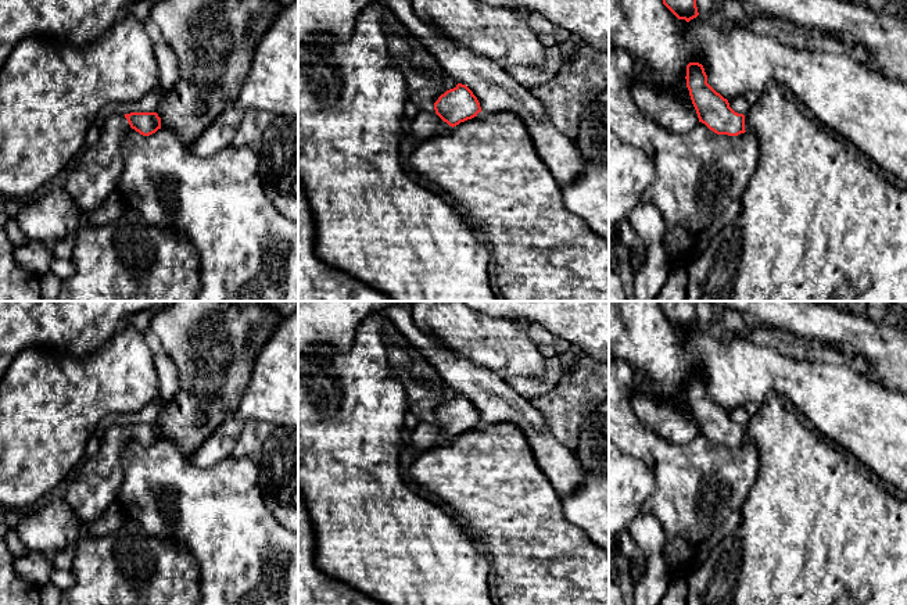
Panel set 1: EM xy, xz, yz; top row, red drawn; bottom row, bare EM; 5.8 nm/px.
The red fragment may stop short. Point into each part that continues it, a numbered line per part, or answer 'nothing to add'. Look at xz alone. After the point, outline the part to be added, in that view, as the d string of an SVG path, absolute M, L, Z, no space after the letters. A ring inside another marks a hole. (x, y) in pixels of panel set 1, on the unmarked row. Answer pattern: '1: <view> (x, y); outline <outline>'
1: xz (426, 436); outline M419 422L412 432L412 443L409 447L416 455L420 455L427 450L448 445L451 440L452 437L444 433L435 423Z

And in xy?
1: xy (93, 489); outline M112 425L104 433L98 451L82 461L75 475L68 479L68 488L64 501L71 506L80 522L97 520L114 502L123 480L121 450L130 441L123 425Z

